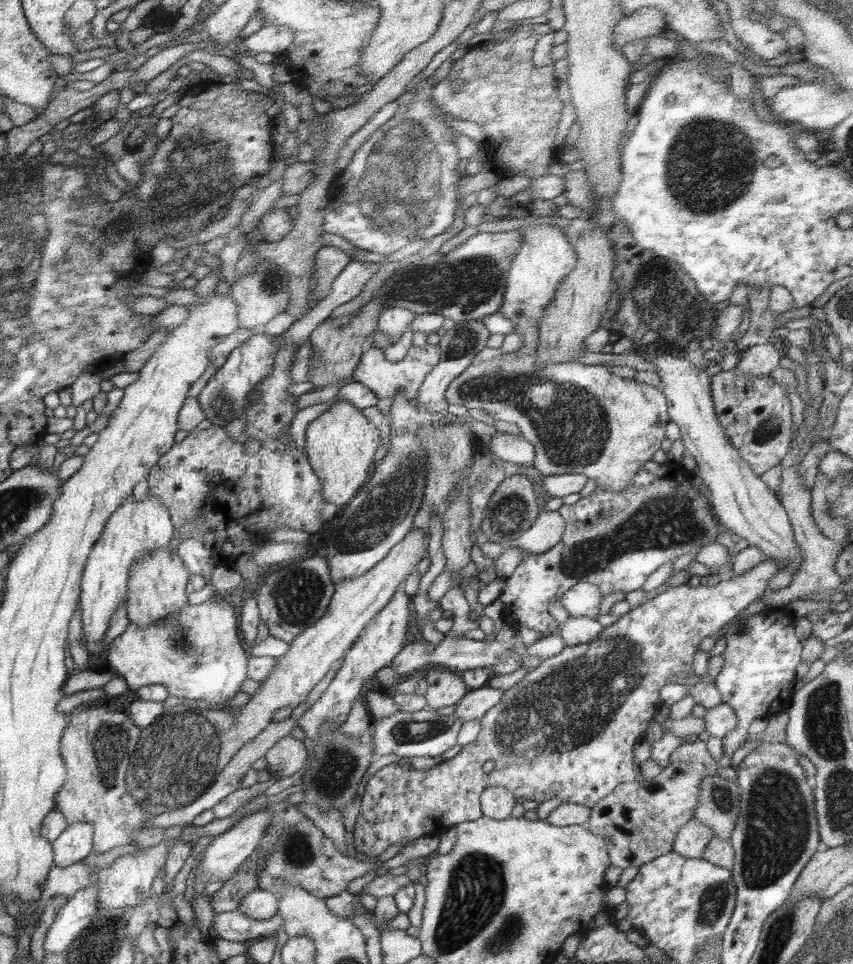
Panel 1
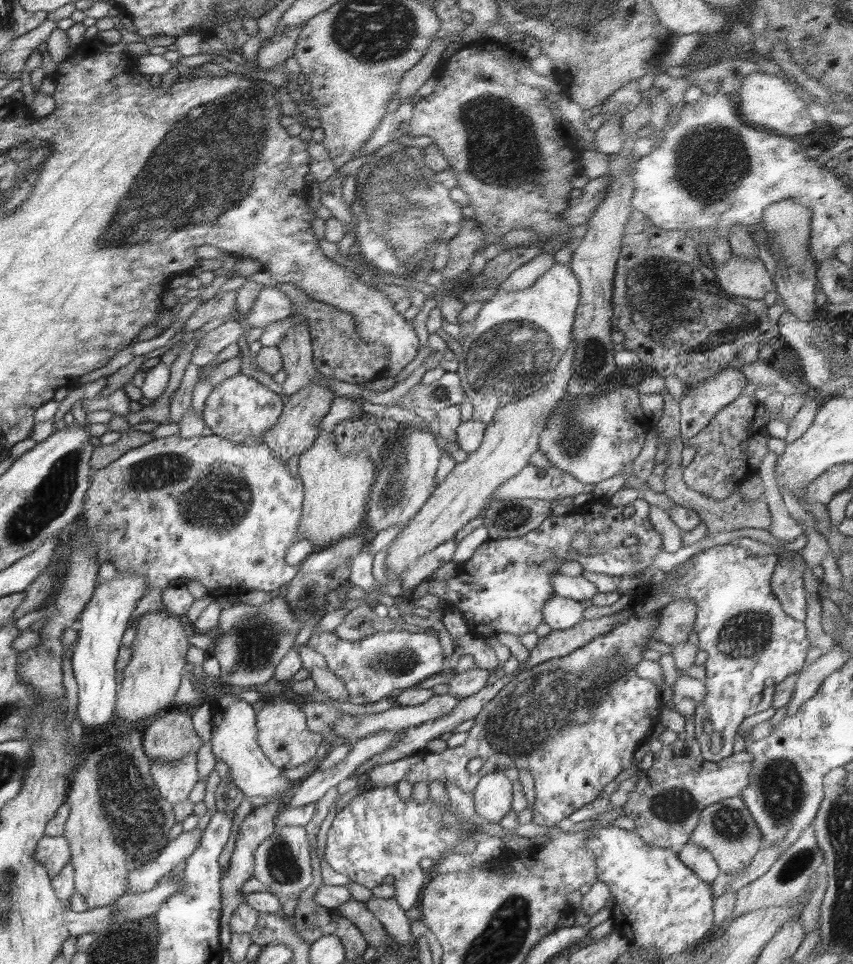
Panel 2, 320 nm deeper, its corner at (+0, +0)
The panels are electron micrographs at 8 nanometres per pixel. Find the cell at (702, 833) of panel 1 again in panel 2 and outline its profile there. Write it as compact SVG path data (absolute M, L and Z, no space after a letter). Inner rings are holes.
M686 843L678 849L678 854L680 860L693 870L700 880L711 883L721 873L712 853L697 844Z

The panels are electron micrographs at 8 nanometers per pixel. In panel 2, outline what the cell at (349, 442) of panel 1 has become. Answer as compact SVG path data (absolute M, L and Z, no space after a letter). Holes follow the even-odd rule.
M332 430L321 432L316 440L302 453L298 460L299 477L303 482L304 498L302 503L302 514L299 522L299 534L304 540L310 540L315 549L329 547L344 537L356 534L362 520L367 513L367 500L371 493L371 486L375 481L375 463L369 459L370 455L366 451L358 451L356 455L342 455L338 453L338 445L333 438Z

